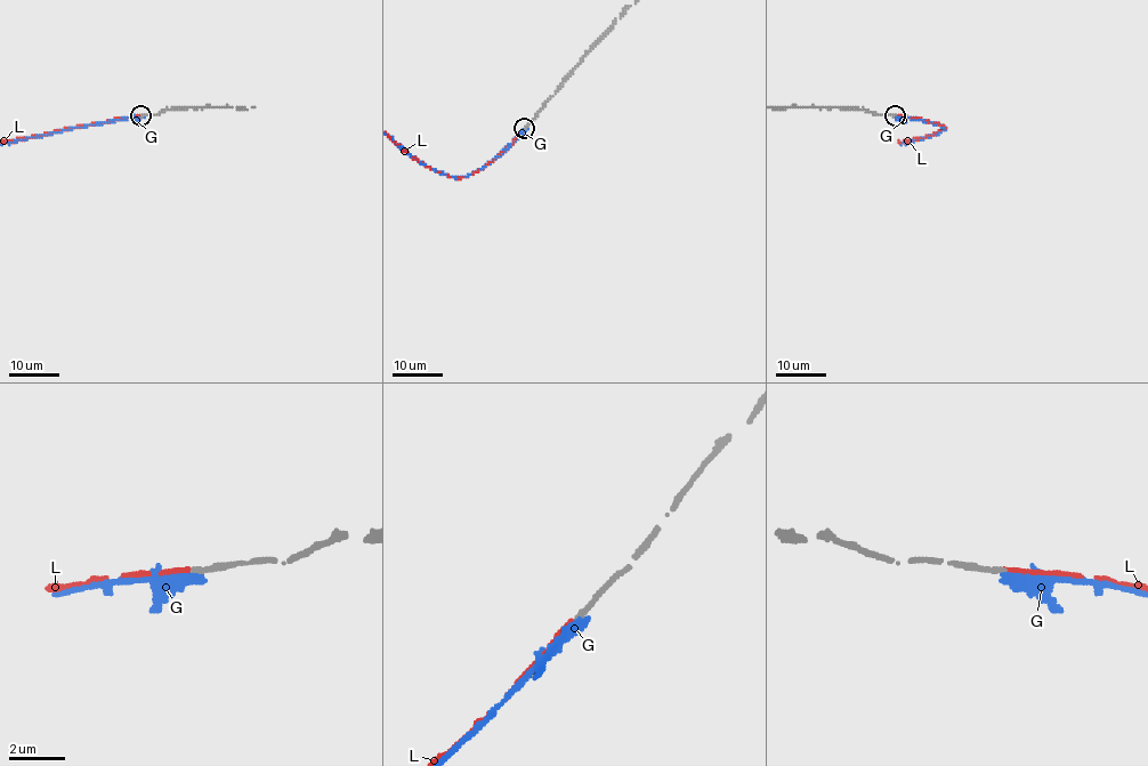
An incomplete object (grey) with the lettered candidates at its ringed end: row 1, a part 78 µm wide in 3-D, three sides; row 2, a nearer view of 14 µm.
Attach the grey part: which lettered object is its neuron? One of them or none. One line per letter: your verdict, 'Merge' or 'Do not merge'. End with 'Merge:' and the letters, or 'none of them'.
G: Do not merge
L: Merge
Merge: L

